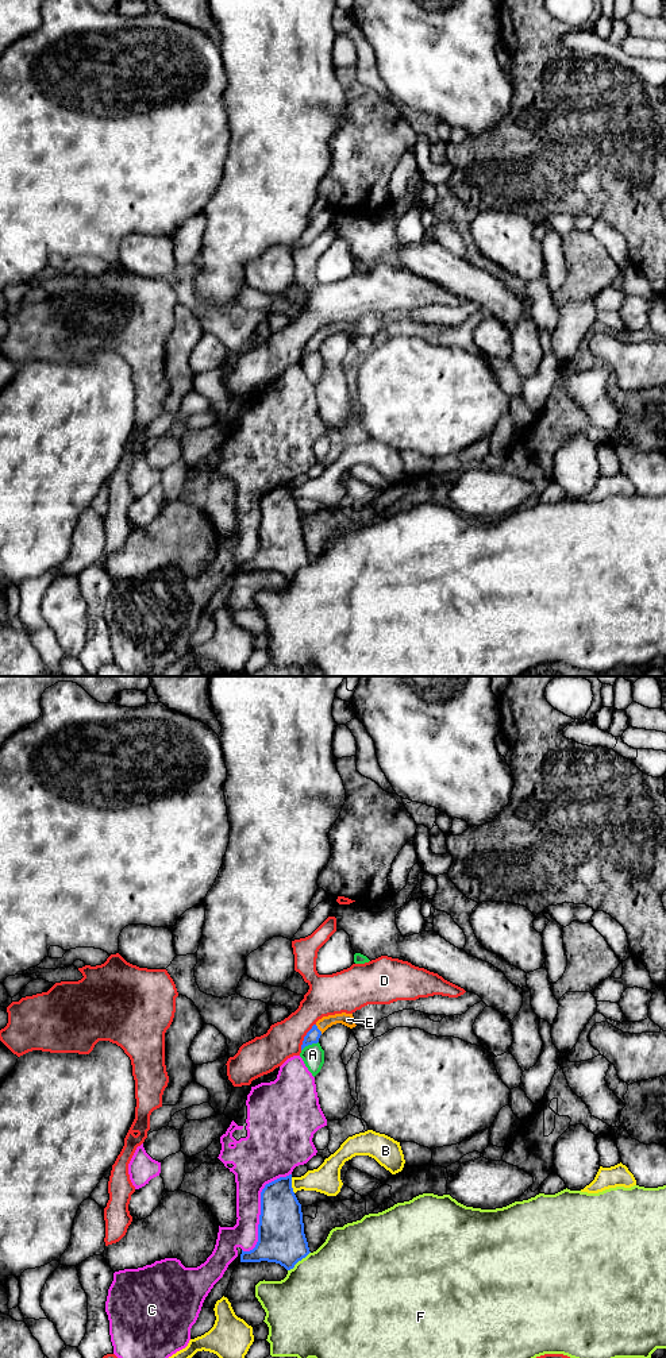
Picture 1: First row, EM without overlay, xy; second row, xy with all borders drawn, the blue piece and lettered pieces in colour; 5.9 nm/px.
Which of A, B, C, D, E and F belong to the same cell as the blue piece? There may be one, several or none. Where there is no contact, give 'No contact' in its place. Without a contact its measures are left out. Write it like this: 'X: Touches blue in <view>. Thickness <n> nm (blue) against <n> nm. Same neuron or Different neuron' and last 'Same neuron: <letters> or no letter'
A: Touches blue in xy. Thickness 80 nm (blue) against 130 nm. Different neuron
B: Touches blue in xy. Thickness 260 nm (blue) against 170 nm. Different neuron
C: Touches blue in xy. Thickness 280 nm (blue) against 240 nm. Different neuron
D: Touches blue in xy. Thickness 80 nm (blue) against 220 nm. Different neuron
E: Touches blue in xy. Thickness 80 nm (blue) against 80 nm. Same neuron
F: Touches blue in xy. Thickness 280 nm (blue) against 480 nm. Different neuron
Same neuron: E

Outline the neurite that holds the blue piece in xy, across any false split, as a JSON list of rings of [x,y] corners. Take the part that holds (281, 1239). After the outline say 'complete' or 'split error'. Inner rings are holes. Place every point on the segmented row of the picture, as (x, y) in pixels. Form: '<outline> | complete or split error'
[[[292,1174],[266,1184],[261,1192],[258,1242],[253,1250],[242,1250],[240,1262],[267,1261],[290,1270],[309,1253]]] | complete

